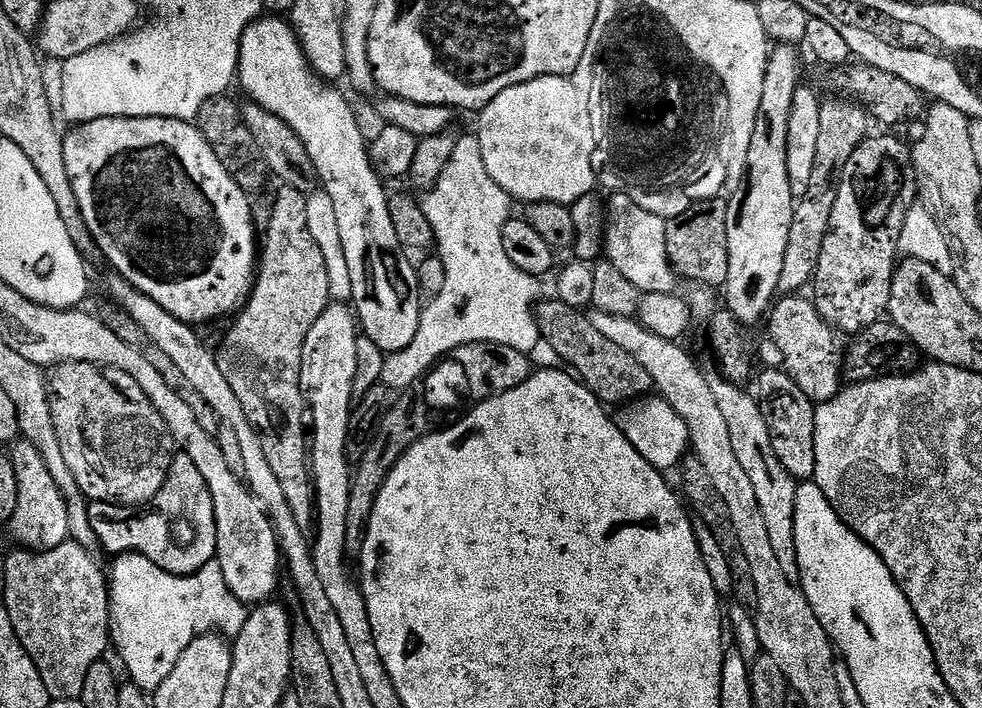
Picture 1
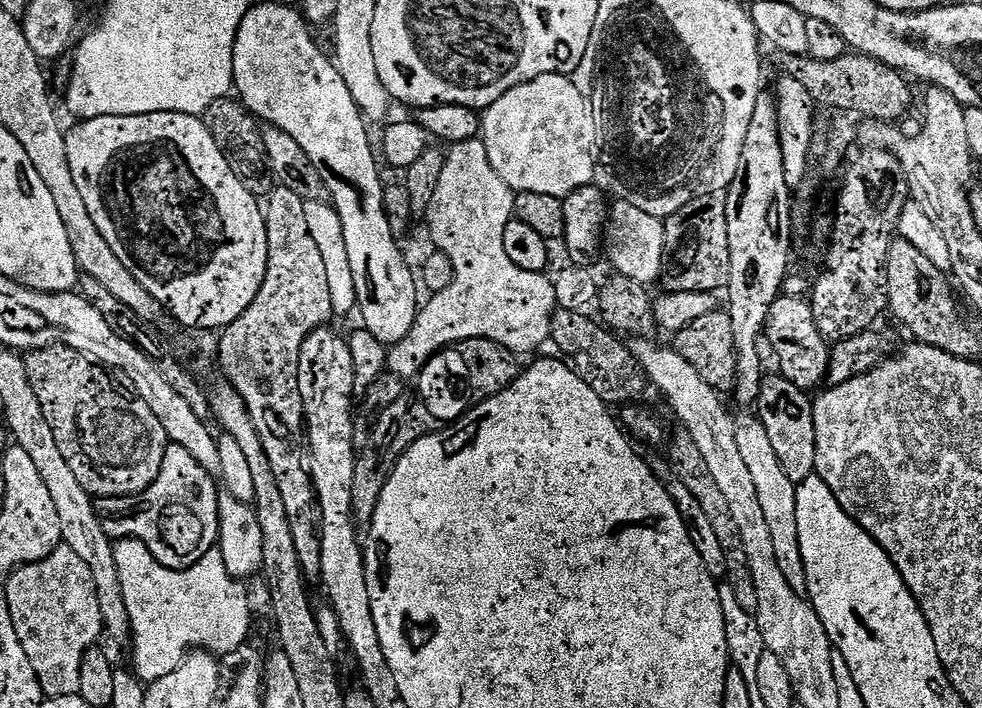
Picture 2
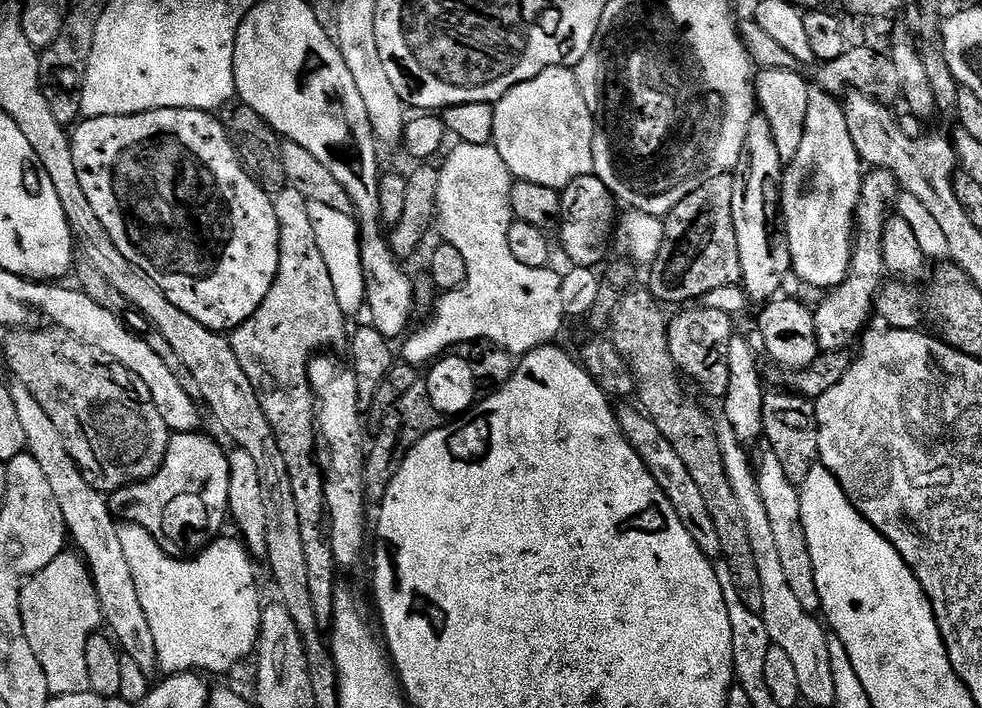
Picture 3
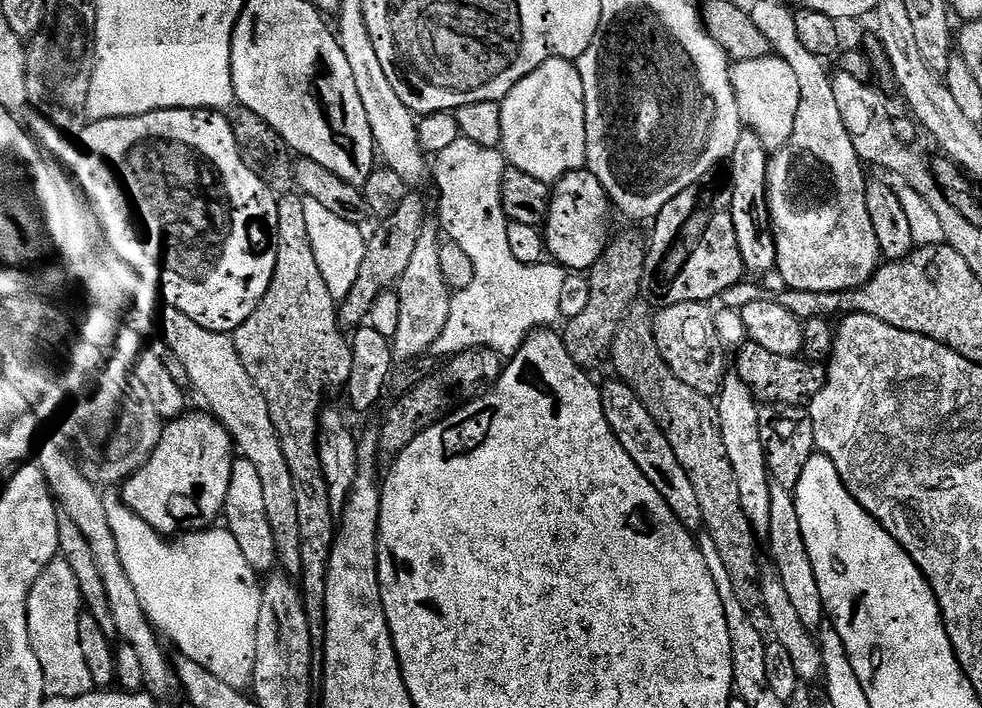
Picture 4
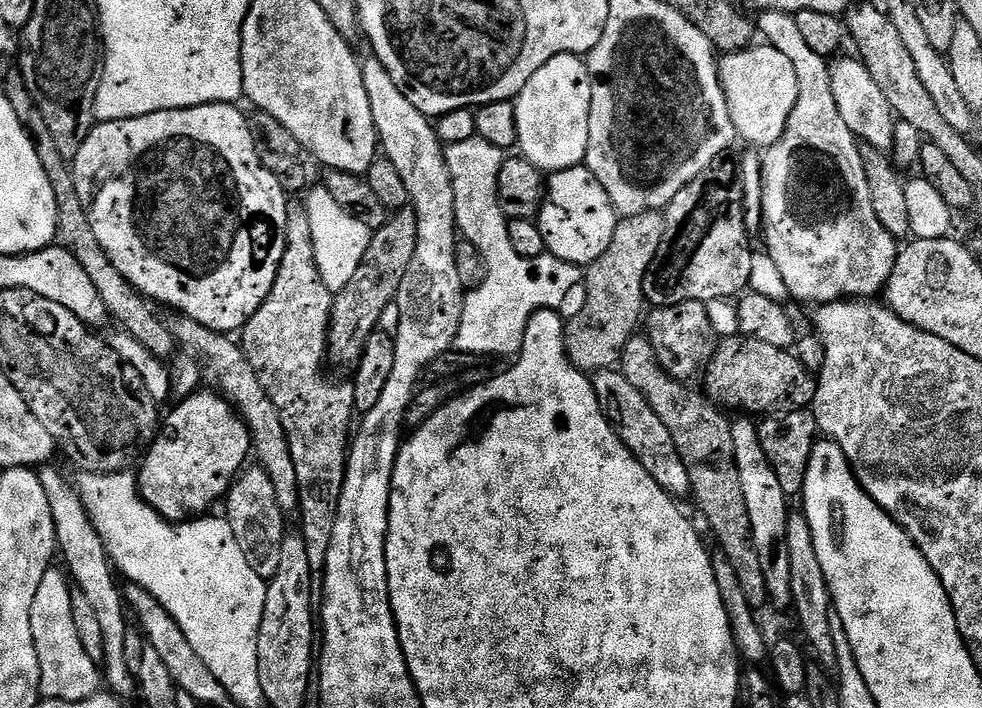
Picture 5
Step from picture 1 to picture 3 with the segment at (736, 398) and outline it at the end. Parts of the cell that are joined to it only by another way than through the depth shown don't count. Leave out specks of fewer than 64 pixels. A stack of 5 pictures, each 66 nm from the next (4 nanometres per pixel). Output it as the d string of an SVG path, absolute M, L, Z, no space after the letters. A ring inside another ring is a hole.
M764 450L759 462L755 465L758 490L762 494L762 502L766 505L766 514L770 514L770 527L776 539L778 555L790 585L790 591L798 597L798 603L808 612L820 612L820 595L818 586L814 586L814 566L810 562L810 546L806 546L806 530L802 526L802 506L800 490L797 485L786 478L786 470L782 470L782 462L778 462L778 454Z

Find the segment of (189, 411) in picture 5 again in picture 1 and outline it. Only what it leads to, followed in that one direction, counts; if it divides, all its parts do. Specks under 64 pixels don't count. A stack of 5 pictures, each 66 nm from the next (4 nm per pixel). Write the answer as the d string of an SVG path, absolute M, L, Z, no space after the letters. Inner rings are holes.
M173 455L166 482L162 490L158 490L151 504L139 508L94 500L89 503L88 513L90 526L94 526L94 534L98 538L100 548L112 552L113 557L121 556L124 552L140 552L146 558L150 558L150 562L175 576L192 576L198 570L202 570L202 566L213 563L216 559L214 498L210 498L210 486L206 486L206 478L202 478L198 466L194 466L193 460L186 455Z

